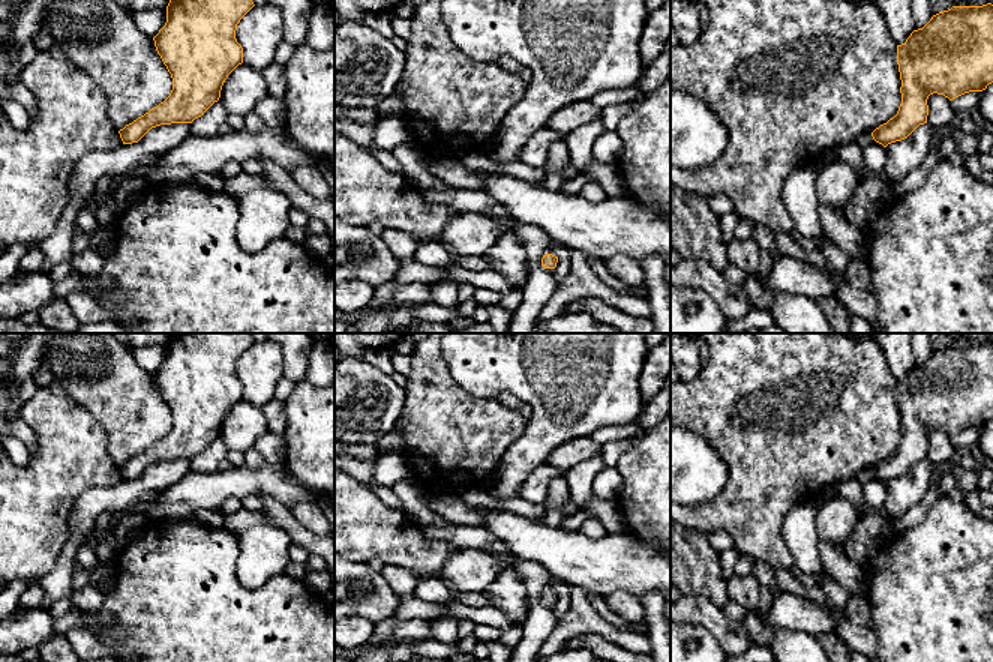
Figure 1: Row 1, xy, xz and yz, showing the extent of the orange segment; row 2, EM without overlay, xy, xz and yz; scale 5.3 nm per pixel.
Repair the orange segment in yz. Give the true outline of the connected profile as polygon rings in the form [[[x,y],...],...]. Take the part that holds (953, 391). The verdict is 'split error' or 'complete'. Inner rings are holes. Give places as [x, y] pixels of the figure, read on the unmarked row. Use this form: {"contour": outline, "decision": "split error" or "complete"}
{"contour": [[[993,341],[952,342],[939,348],[904,380],[897,381],[897,401],[902,416],[902,440],[897,450],[872,468],[876,479],[886,483],[908,474],[920,461],[927,459],[930,431],[944,431],[950,437],[982,428],[993,419]]], "decision": "complete"}

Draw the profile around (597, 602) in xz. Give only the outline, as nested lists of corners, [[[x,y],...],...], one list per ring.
[[[586,593],[588,602],[592,605],[592,608],[610,624],[622,629],[627,621],[621,617],[618,617],[600,597],[598,594],[594,593]]]

